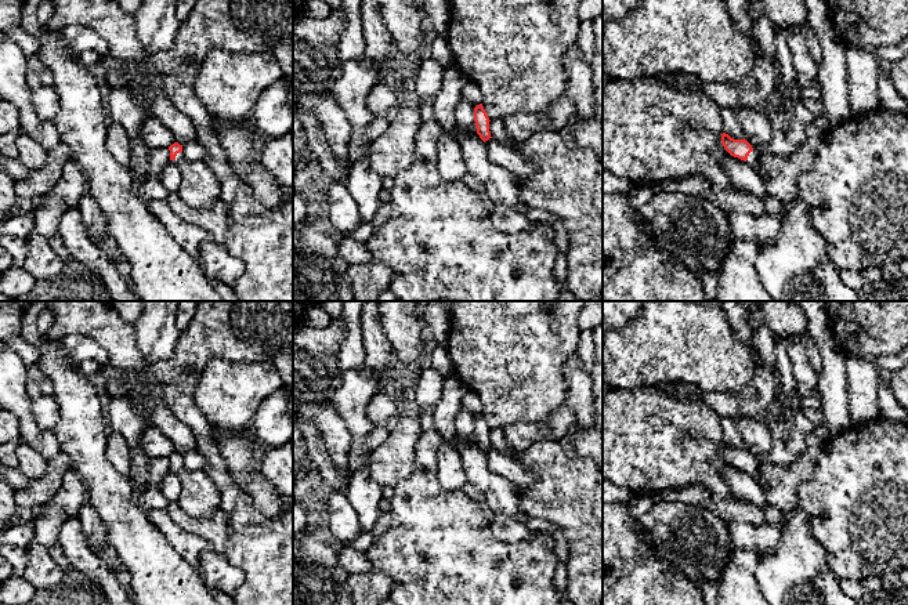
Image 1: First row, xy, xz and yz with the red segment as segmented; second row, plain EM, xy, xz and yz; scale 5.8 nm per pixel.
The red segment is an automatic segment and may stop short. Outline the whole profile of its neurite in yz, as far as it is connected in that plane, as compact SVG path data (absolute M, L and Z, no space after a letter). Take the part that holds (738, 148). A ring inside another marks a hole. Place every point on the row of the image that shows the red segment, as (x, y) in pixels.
M726 133L721 134L721 144L731 156L746 162L756 173L760 174L762 178L766 178L762 163L764 155L762 155L756 146L750 145L745 138L734 140Z

